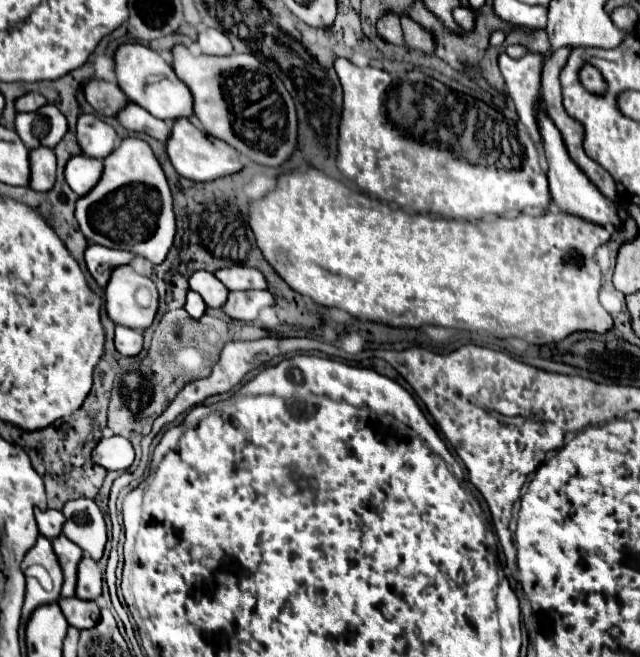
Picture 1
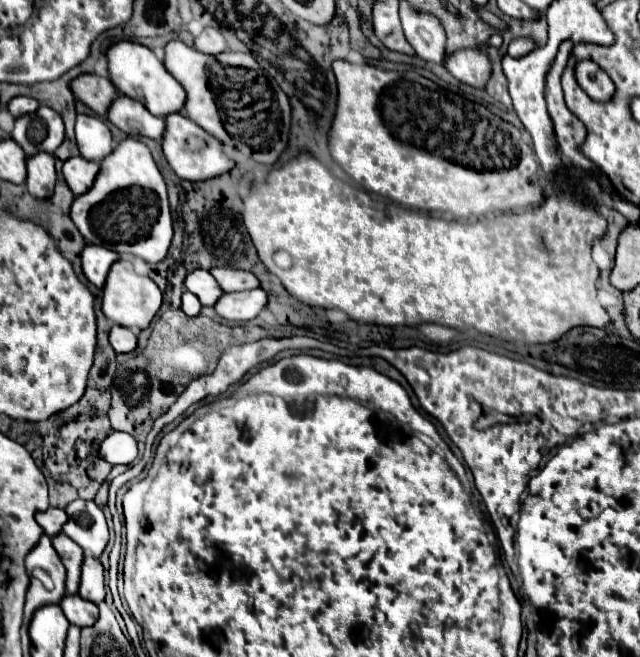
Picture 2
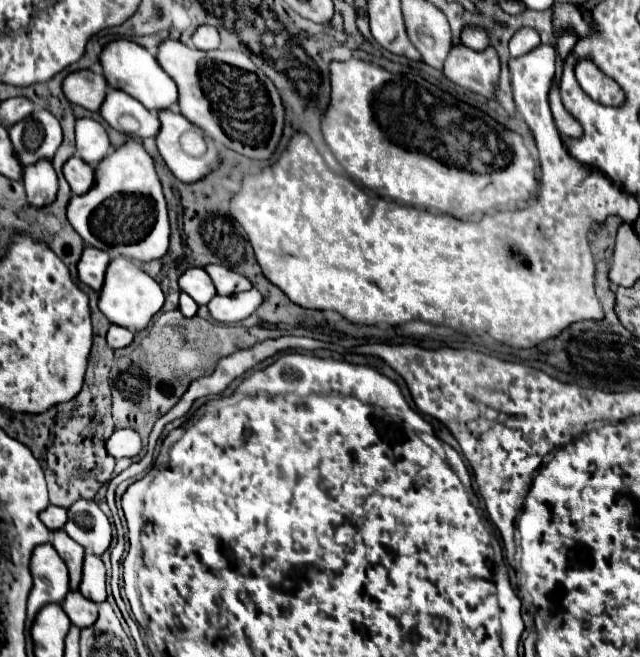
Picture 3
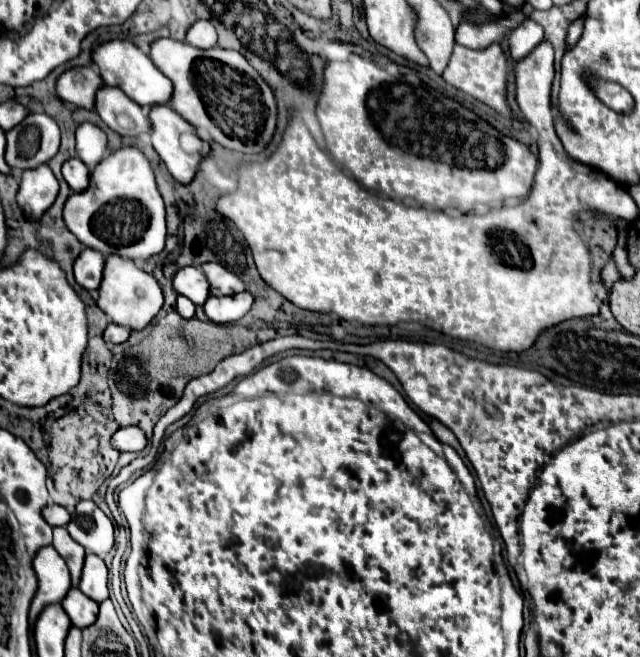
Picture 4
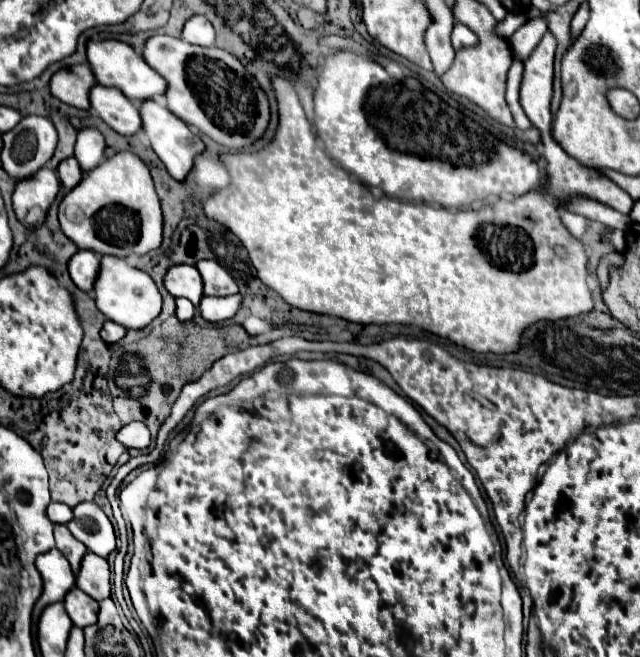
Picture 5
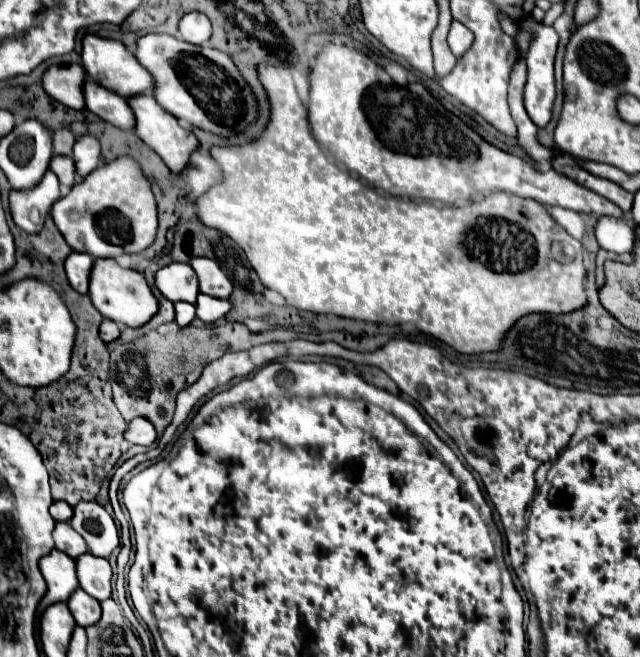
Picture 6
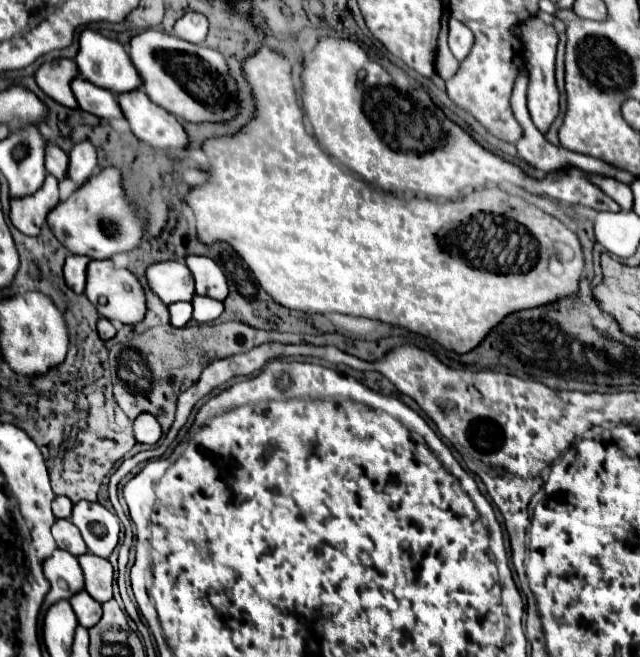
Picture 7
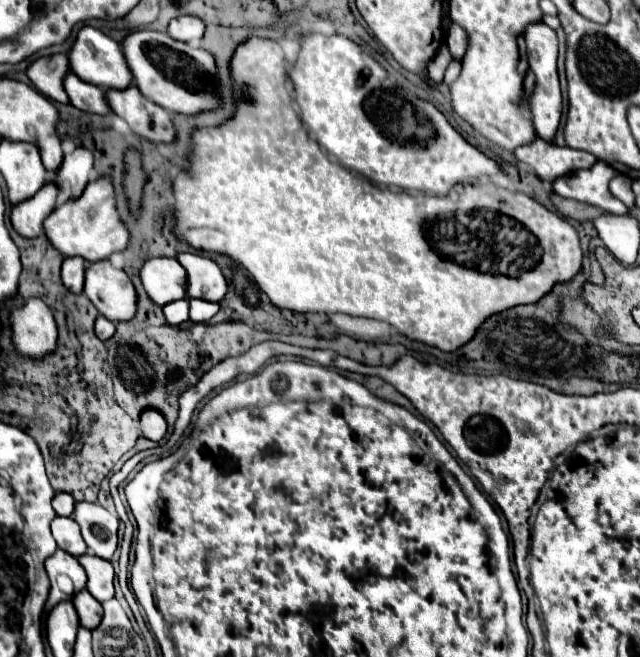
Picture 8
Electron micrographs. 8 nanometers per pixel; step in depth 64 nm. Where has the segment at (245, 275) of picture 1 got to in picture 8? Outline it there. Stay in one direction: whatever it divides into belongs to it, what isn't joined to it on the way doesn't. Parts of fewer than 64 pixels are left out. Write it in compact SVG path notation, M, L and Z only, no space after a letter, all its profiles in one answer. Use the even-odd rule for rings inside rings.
M178 254L176 260L184 266L188 282L186 294L188 298L202 298L208 302L220 302L226 294L226 280L220 268L200 254Z

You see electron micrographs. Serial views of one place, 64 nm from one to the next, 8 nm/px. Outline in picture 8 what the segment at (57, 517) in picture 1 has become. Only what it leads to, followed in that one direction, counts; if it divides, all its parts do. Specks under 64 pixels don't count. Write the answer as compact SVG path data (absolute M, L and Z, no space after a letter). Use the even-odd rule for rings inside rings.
M58 492L54 498L52 498L52 506L56 510L58 516L70 516L72 510L74 510L74 498L68 494L68 492Z

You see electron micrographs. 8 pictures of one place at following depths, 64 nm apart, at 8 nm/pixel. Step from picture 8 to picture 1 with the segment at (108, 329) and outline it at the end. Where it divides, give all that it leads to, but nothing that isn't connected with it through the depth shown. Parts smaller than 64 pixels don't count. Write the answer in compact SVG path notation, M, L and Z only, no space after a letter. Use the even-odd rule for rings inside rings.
M116 326L114 346L124 356L136 356L142 350L142 332L126 326Z

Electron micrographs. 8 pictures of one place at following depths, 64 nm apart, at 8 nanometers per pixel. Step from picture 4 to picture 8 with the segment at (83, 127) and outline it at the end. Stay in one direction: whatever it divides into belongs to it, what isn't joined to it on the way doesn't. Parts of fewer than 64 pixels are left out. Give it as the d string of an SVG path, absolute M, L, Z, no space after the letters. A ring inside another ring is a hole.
M76 148L70 154L64 154L64 160L60 168L54 172L54 184L58 190L64 188L66 182L70 182L70 200L76 200L86 184L90 182L90 172L92 172L92 152L86 148Z

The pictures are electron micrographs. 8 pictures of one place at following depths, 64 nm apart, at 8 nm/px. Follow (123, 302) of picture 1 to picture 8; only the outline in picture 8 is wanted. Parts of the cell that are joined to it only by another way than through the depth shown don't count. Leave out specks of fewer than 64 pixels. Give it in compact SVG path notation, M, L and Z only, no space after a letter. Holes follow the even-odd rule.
M108 260L86 268L84 294L110 322L130 320L136 314L136 290L124 270L116 270Z

